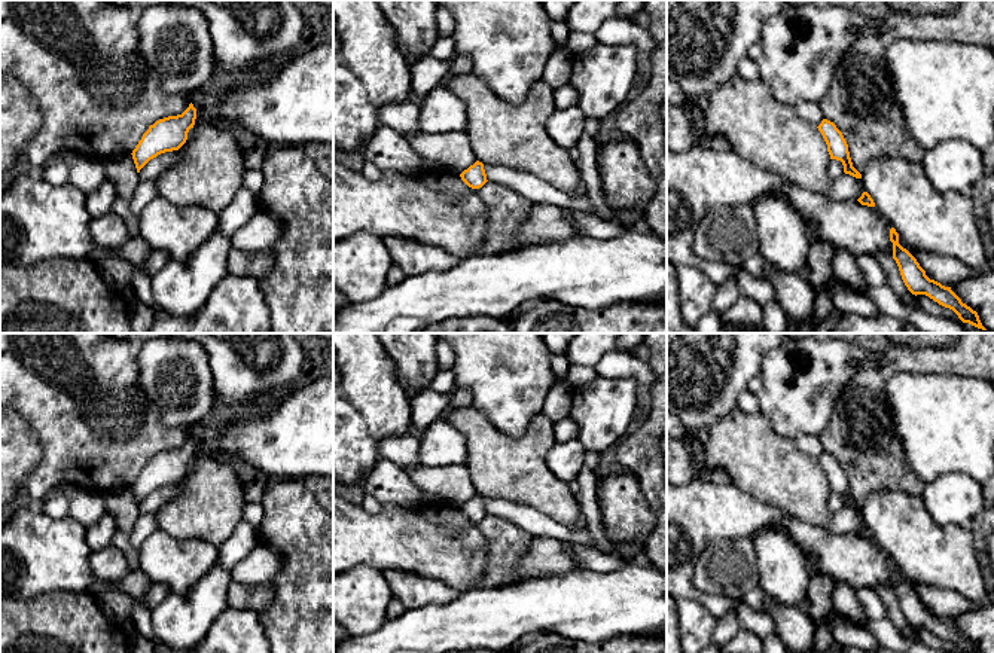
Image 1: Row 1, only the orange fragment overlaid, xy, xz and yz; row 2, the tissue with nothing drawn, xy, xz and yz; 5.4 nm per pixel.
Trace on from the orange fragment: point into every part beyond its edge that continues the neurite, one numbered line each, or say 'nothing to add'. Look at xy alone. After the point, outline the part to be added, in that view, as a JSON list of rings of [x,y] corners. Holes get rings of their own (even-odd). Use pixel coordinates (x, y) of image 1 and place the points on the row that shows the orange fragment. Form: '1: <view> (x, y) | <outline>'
nothing to add

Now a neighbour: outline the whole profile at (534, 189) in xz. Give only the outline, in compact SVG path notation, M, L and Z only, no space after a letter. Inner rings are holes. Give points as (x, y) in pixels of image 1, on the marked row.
M484 164L484 170L488 181L510 187L533 204L552 204L559 208L573 208L588 214L595 214L594 205L585 192L570 195L554 187L537 176L507 167Z

